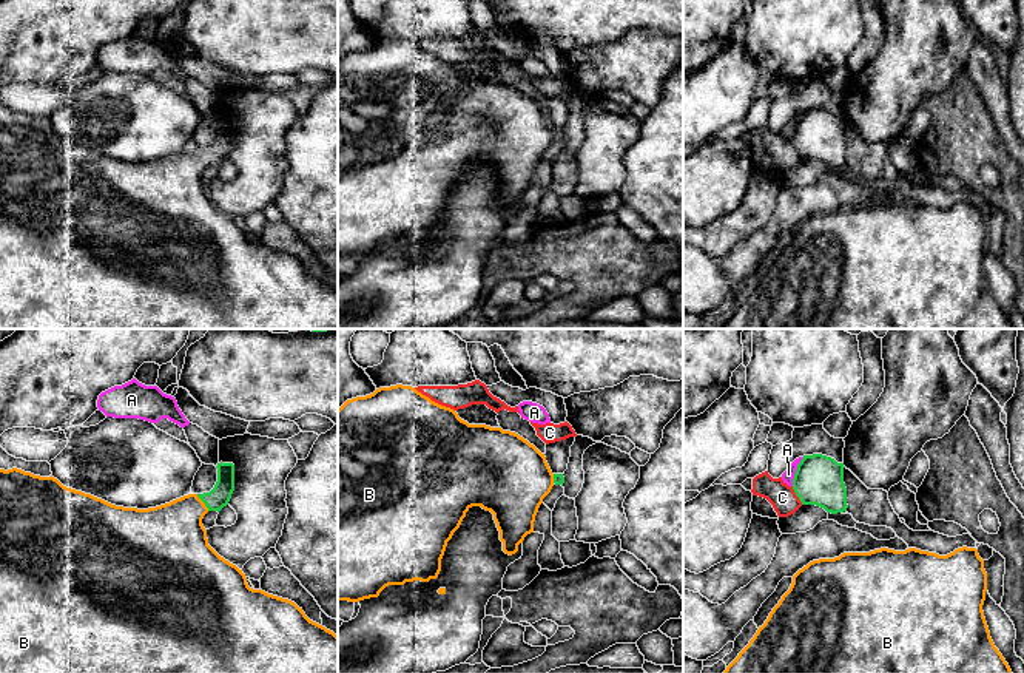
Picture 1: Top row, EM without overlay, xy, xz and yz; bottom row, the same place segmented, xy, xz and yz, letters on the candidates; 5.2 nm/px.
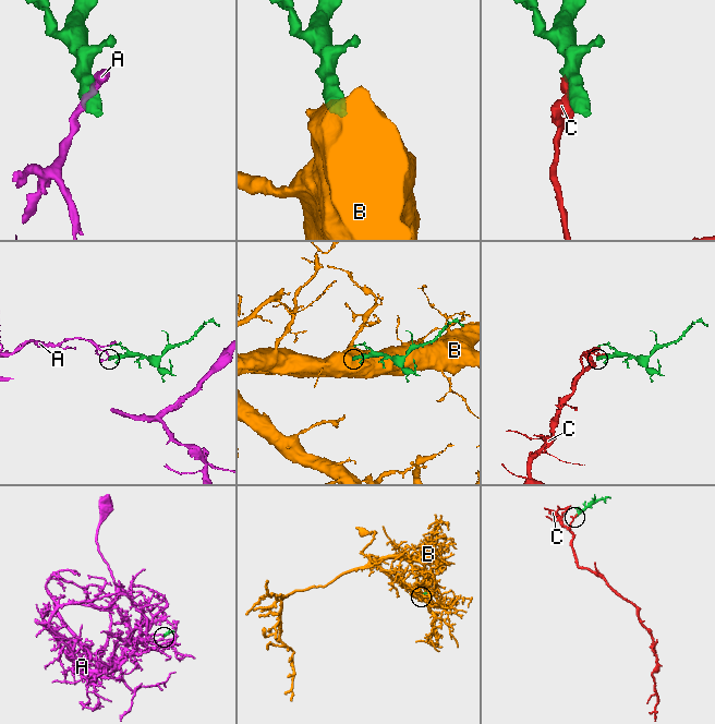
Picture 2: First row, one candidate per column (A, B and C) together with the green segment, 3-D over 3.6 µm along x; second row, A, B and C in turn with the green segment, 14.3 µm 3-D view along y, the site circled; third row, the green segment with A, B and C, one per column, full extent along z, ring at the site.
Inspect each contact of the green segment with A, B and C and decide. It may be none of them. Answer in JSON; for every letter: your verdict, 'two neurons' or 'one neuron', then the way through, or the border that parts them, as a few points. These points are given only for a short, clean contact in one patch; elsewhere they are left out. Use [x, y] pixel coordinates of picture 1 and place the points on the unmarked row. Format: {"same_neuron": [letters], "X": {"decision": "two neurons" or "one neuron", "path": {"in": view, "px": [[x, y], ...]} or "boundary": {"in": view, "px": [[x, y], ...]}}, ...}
{"same_neuron": ["B"], "A": {"decision": "two neurons", "boundary": {"in": "yz", "px": [[804, 111], [798, 119], [791, 139]]}}, "B": {"decision": "one neuron", "path": {"in": "xy", "px": [[219, 150], [215, 155], [202, 155], [176, 181], [171, 192]]}}, "C": {"decision": "two neurons"}}

